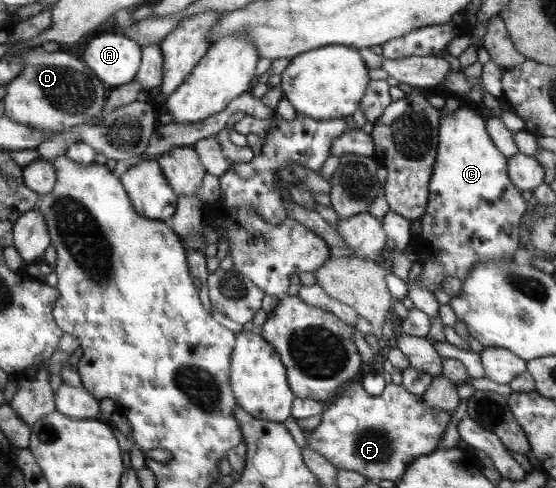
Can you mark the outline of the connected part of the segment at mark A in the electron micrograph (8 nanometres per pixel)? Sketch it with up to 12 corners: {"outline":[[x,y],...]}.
{"outline":[[99,34],[80,57],[110,89],[135,80],[140,45]]}

